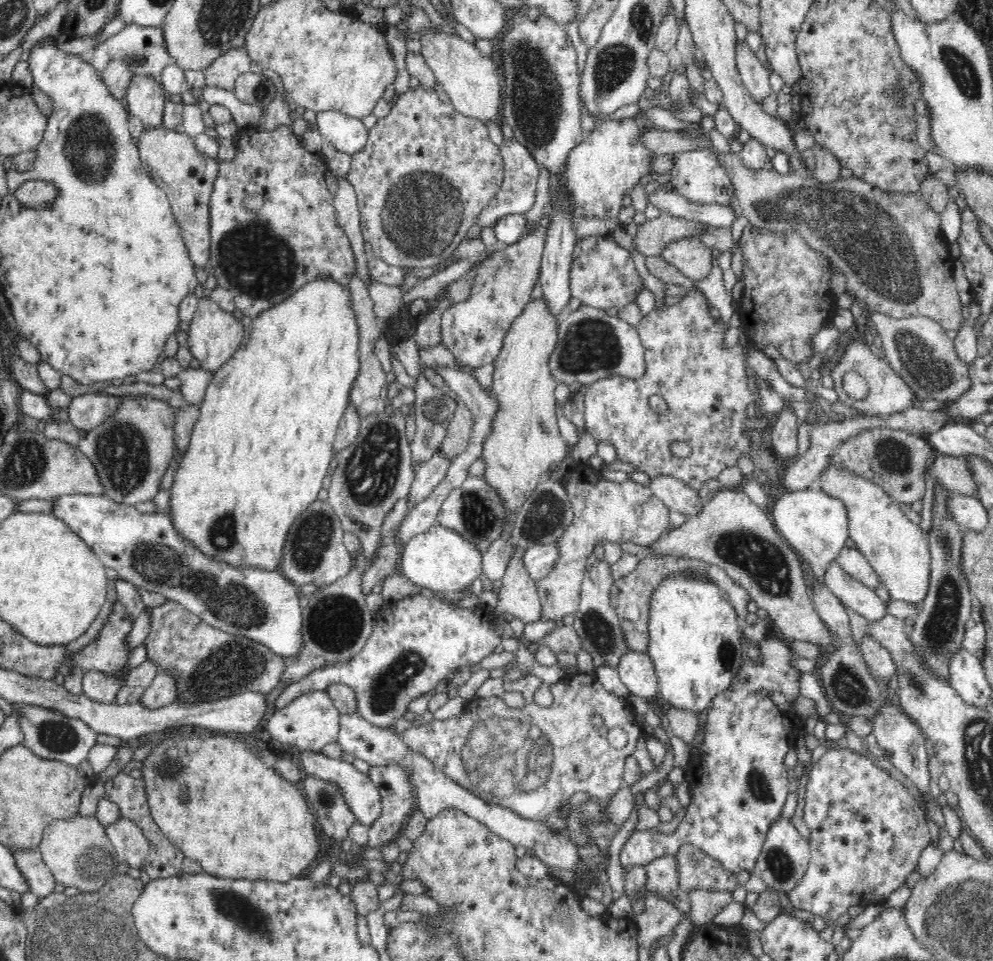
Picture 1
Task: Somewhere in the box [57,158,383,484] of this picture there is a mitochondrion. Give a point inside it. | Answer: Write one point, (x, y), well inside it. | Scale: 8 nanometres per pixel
(257, 262)

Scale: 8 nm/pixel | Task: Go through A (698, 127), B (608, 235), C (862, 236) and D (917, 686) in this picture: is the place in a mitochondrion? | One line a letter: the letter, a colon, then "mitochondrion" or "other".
A: other
B: other
C: mitochondrion
D: mitochondrion

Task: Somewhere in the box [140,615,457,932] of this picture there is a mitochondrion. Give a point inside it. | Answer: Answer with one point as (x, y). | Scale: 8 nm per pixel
(235, 665)

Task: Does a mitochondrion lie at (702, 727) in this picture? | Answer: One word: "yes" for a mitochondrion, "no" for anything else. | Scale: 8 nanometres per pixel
no

